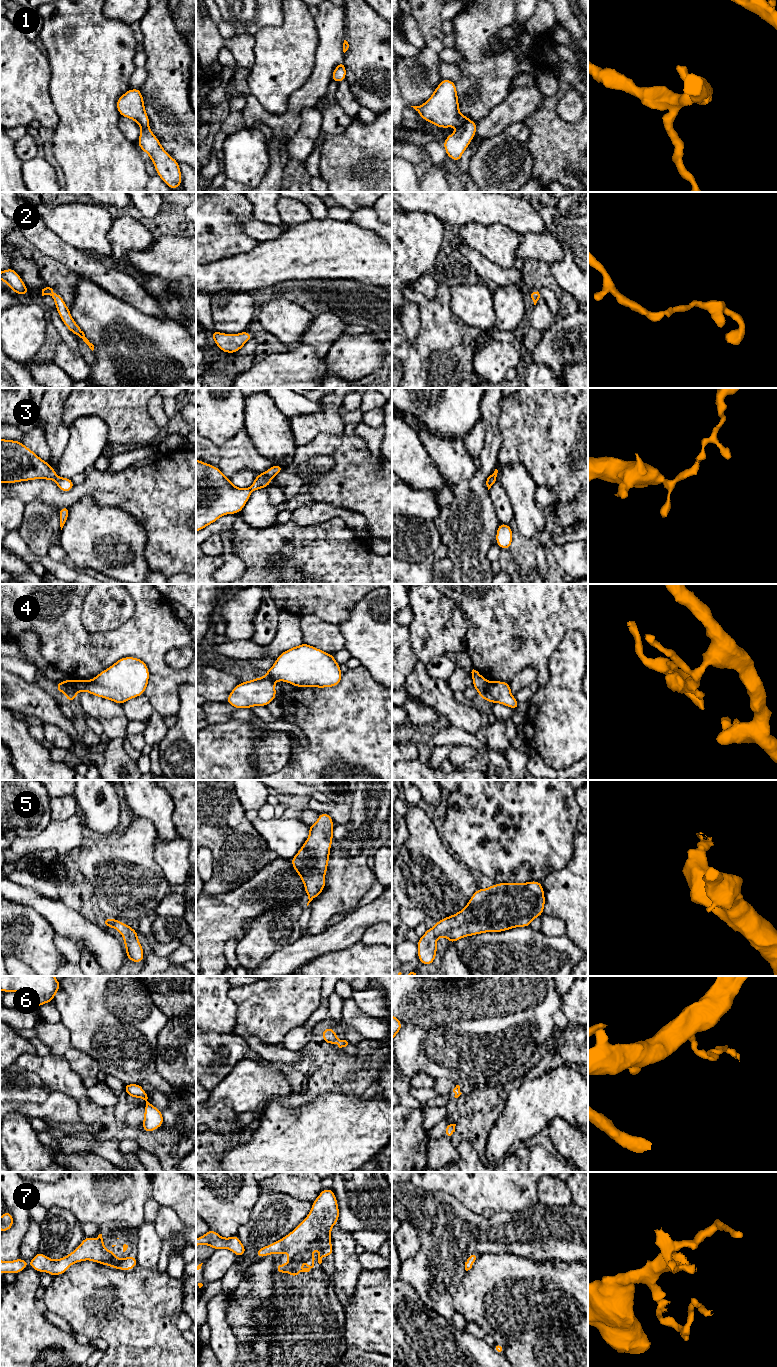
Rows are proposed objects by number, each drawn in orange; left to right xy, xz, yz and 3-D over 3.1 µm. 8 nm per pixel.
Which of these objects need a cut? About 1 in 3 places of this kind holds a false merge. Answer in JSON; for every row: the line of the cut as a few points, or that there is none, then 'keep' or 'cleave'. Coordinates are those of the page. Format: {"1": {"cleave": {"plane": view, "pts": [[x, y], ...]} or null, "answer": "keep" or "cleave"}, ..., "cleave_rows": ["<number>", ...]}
{"1": {"cleave": null, "answer": "keep"}, "2": {"cleave": null, "answer": "keep"}, "3": {"cleave": null, "answer": "keep"}, "4": {"cleave": {"plane": "yz", "pts": [[488, 681], [484, 697]]}, "answer": "cleave"}, "5": {"cleave": null, "answer": "keep"}, "6": {"cleave": null, "answer": "keep"}, "7": {"cleave": null, "answer": "keep"}, "cleave_rows": ["4"]}

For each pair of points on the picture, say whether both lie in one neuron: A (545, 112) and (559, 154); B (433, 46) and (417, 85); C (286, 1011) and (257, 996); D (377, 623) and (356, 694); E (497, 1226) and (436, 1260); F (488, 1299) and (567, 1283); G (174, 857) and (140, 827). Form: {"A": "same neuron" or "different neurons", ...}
{"A": "same neuron", "B": "same neuron", "C": "same neuron", "D": "different neurons", "E": "same neuron", "F": "same neuron", "G": "different neurons"}

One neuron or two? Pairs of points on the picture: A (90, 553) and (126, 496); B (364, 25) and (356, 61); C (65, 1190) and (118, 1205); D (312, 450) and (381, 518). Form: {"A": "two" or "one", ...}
{"A": "two", "B": "one", "C": "one", "D": "one"}

